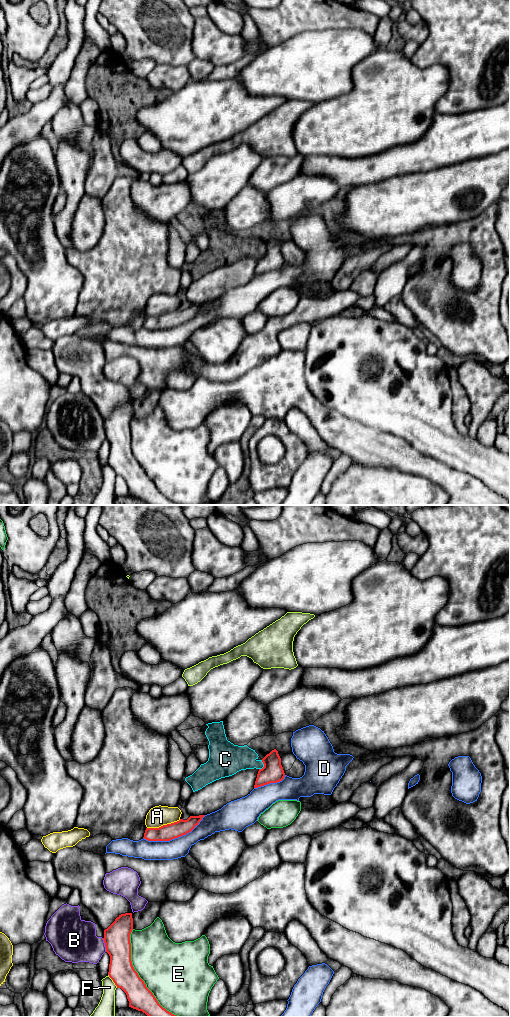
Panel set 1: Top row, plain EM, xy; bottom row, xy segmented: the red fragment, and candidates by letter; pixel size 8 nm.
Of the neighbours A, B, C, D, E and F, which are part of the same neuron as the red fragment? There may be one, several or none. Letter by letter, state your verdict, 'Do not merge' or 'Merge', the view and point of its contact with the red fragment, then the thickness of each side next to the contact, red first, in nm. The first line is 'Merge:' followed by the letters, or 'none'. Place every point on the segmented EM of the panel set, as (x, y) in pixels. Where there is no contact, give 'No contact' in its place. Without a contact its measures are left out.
Merge: none
A: Do not merge. Touches red at xy (163, 825). Thickness 130 nm (red) against 160 nm
B: Do not merge. Touches red at xy (105, 945). Thickness 200 nm (red) against 340 nm
C: Do not merge. Touches red at xy (264, 765). Thickness 170 nm (red) against 220 nm
D: Do not merge. Touches red at xy (174, 838). Thickness 130 nm (red) against 160 nm
E: Do not merge. Touches red at xy (138, 976). Thickness 200 nm (red) against 440 nm
F: Do not merge. Touches red at xy (113, 981). Thickness 200 nm (red) against 160 nm

